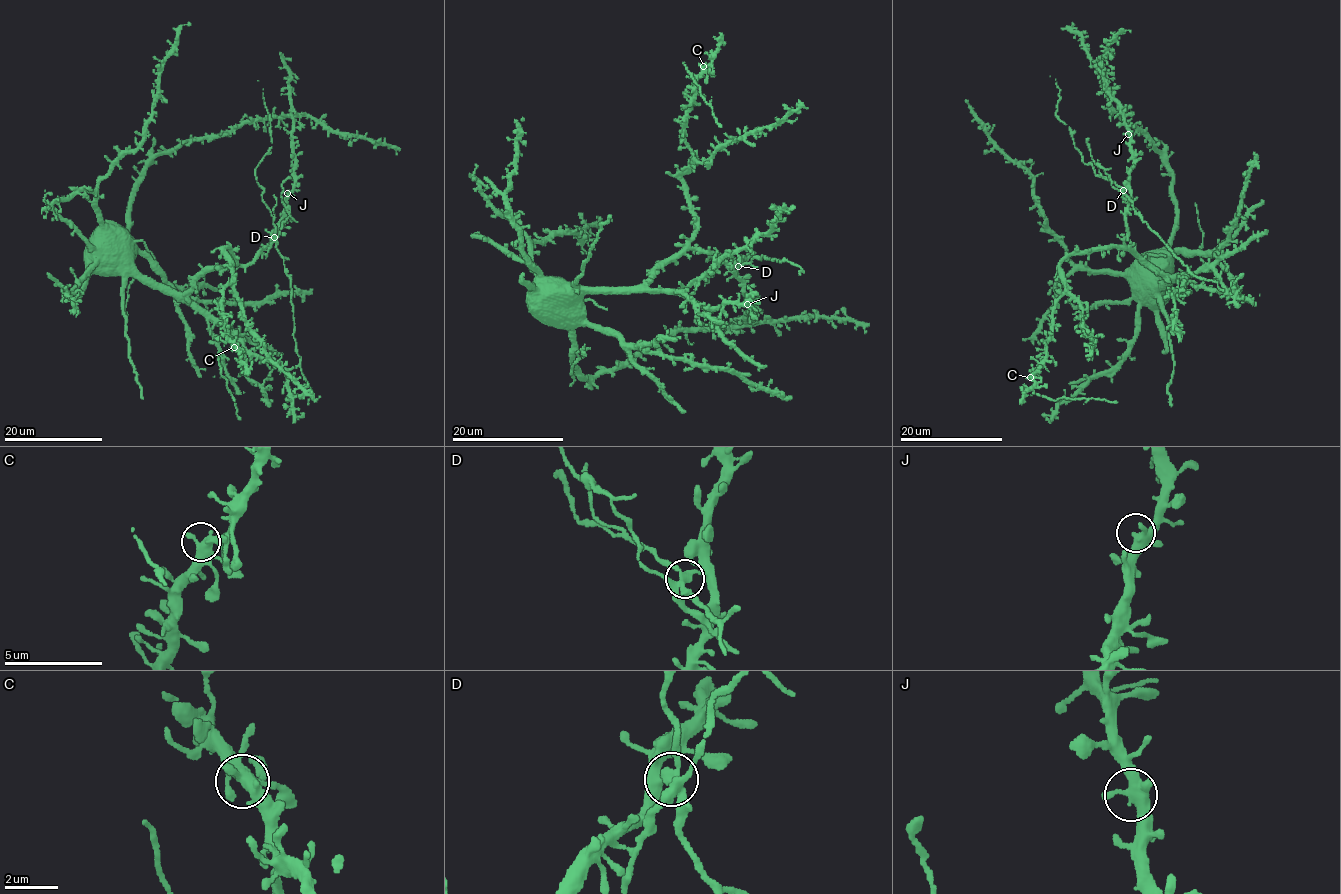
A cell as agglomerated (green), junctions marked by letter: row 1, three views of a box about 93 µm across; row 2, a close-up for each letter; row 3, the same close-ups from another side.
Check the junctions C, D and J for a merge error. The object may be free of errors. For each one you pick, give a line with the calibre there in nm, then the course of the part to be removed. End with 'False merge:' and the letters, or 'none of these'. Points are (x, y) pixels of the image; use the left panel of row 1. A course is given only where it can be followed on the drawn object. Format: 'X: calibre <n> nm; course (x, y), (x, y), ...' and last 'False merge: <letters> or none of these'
D: calibre 280 nm; course (274, 238), (289, 215), (281, 196), (282, 184), (291, 178)
False merge: D

